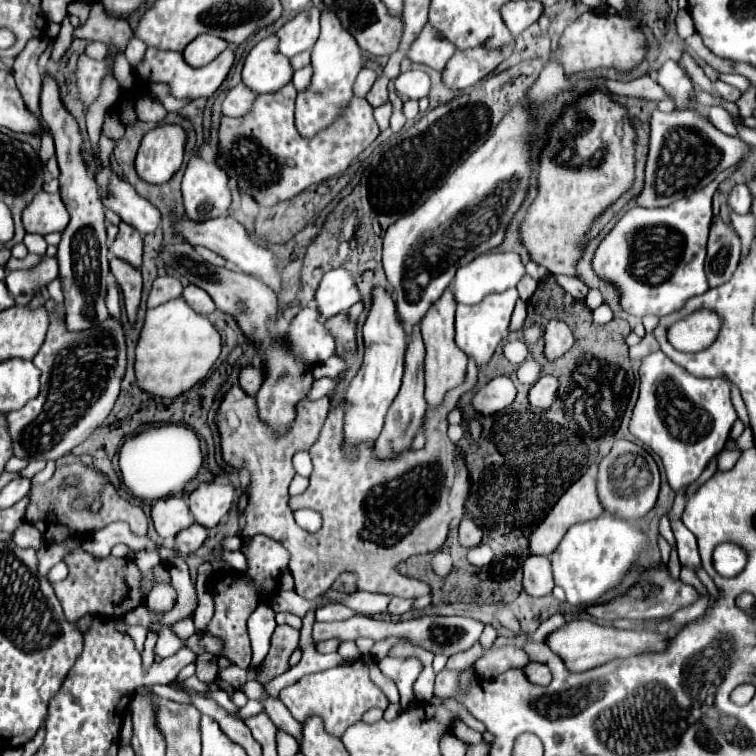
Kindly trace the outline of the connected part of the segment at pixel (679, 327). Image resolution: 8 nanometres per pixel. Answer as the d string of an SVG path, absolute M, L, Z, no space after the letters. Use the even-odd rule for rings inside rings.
M698 310L686 316L684 320L676 322L668 330L668 340L676 350L698 352L716 340L718 330L720 330L718 314L710 310Z

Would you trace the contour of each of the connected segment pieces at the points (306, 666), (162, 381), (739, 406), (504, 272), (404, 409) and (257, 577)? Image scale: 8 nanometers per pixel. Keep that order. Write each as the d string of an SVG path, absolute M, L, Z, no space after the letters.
M310 610L302 619L302 630L300 630L300 642L298 642L298 648L302 650L302 660L298 666L292 666L290 670L286 670L282 676L274 678L266 688L266 692L270 696L278 696L278 692L288 686L290 682L294 680L300 680L304 674L312 674L312 672L320 672L320 670L326 670L330 666L338 666L342 660L340 660L340 654L320 654L316 652L315 644L312 639L312 627L315 622L315 612Z
M182 298L170 300L146 312L144 326L136 344L136 384L156 396L180 396L198 384L220 356L220 334L206 316L196 314Z
M730 383L730 386L731 386L731 400L736 410L738 419L740 419L743 422L745 427L749 427L749 416L747 413L746 406L741 397L741 393L734 384Z
M488 252L472 260L468 266L462 266L456 272L456 278L452 282L452 292L456 296L456 302L464 304L476 304L486 294L504 292L508 288L514 288L522 278L526 276L526 268L522 264L522 258L516 252Z
M414 326L406 350L406 364L404 364L404 378L400 392L396 394L394 402L388 408L384 430L376 440L376 454L380 458L390 458L392 454L398 454L402 450L410 450L410 442L416 436L416 432L422 428L422 416L426 414L428 404L424 400L424 342L420 336L420 328Z
M258 534L242 542L240 552L248 560L248 568L244 572L214 572L210 578L210 594L214 600L214 616L206 626L206 634L220 638L224 644L224 658L236 662L238 666L248 666L250 664L250 638L246 630L246 620L248 616L260 606L260 604L270 604L278 592L278 578L284 568L288 568L290 562L290 552L276 542L270 536Z

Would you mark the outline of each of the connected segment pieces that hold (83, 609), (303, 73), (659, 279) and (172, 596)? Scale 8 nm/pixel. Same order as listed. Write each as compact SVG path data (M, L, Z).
M74 548L62 558L62 562L68 566L68 576L62 582L54 582L52 586L69 622L76 622L88 612L104 618L120 618L128 610L144 603L146 594L150 592L142 588L142 572L132 558L94 558L84 548Z
M306 66L306 68L294 72L294 80L292 82L294 82L294 86L296 86L298 92L304 92L310 86L310 78L312 78L312 68Z
M741 165L724 170L704 188L664 208L630 208L598 244L592 258L594 272L618 290L618 304L628 314L666 316L680 310L688 298L708 290L704 274L706 240L712 218L712 194Z
M160 584L160 586L156 586L156 588L150 592L150 596L148 596L148 600L146 600L146 606L148 606L152 612L168 612L168 610L174 608L176 598L178 598L178 596L176 596L174 586L170 586L170 584Z

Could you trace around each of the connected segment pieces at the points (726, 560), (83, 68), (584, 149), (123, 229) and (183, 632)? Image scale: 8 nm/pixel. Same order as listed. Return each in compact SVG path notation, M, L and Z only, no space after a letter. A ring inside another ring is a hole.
M726 542L714 550L714 568L720 576L736 576L744 566L746 554L744 550L740 550L740 546Z
M86 54L80 56L78 60L78 90L80 90L80 98L84 100L86 108L88 104L92 104L98 96L100 90L100 82L106 74L106 60L92 60Z
M602 90L582 94L574 106L566 108L562 118L550 132L550 144L542 152L540 176L538 176L538 198L530 206L522 226L520 238L528 248L532 260L554 274L576 276L576 262L582 256L582 240L588 226L600 216L614 200L618 200L634 180L634 128L626 120L626 110L612 102Z
M120 222L118 236L110 246L110 252L138 268L142 264L142 234L132 226L128 226L126 222Z
M192 616L174 622L170 630L172 630L180 640L188 640L192 634L196 634L196 628L194 628L194 622L192 622Z

